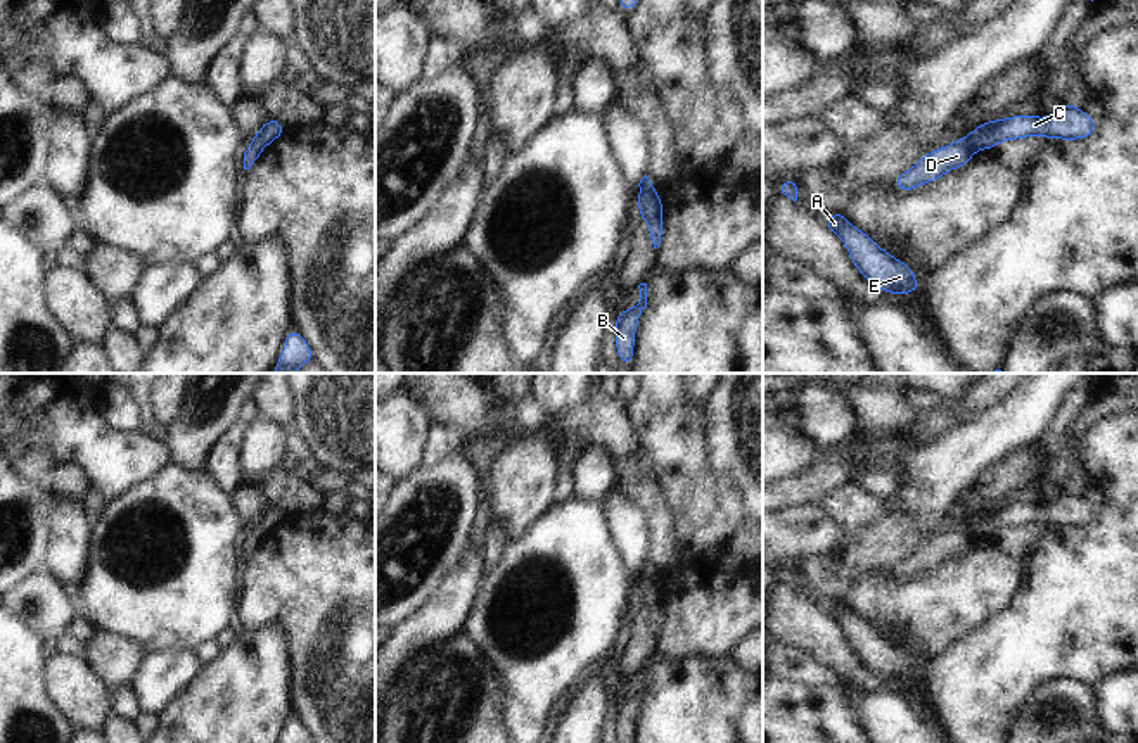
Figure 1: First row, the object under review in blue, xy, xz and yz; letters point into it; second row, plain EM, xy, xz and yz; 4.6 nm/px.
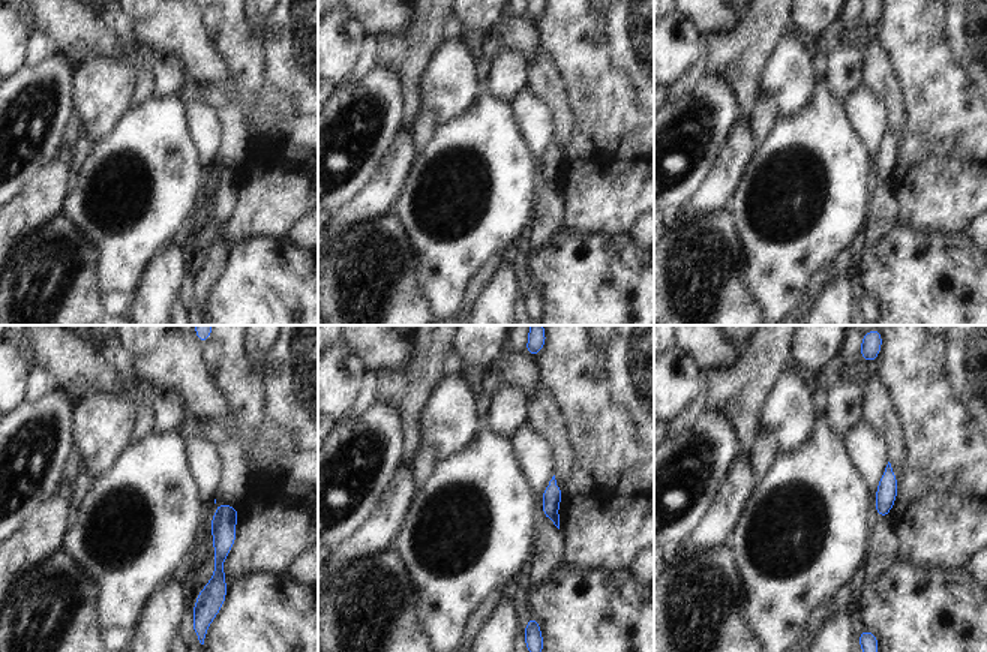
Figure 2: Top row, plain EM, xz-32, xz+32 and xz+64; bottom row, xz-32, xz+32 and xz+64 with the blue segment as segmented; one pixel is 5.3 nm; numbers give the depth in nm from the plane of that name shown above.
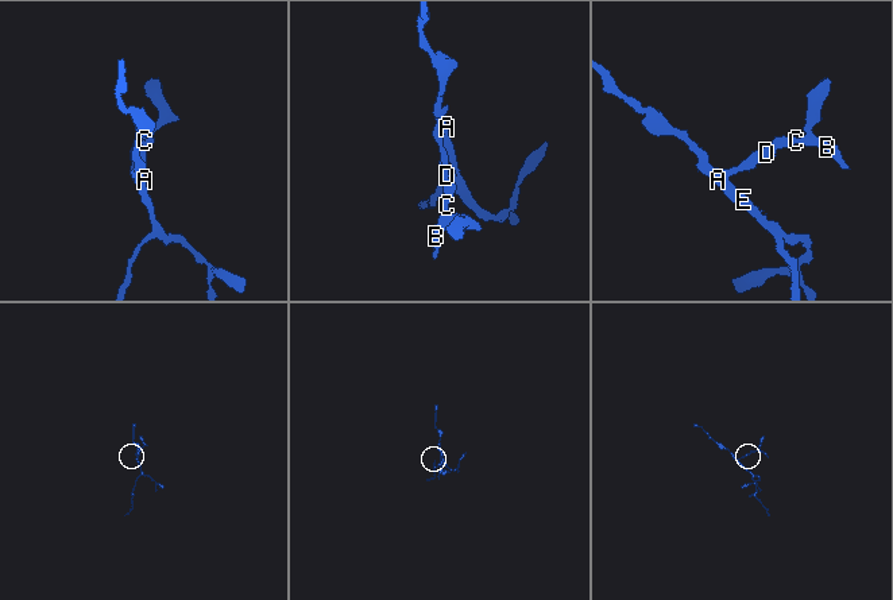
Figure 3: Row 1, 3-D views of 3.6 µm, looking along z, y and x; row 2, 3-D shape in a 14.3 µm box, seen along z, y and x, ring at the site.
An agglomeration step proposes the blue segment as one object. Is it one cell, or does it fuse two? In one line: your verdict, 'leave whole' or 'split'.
leave whole

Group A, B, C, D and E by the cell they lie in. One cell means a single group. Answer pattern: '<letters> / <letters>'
A B C D E

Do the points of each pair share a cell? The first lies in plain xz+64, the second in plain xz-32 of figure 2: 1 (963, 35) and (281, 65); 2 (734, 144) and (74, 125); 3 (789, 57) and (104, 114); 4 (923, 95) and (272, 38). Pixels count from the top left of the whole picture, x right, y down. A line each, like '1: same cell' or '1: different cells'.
1: same cell
2: different cells
3: same cell
4: different cells

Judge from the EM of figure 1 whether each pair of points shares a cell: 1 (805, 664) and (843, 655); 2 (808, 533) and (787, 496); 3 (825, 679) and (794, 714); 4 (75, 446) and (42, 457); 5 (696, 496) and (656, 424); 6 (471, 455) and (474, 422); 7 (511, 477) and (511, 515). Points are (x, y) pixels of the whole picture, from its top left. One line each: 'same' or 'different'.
1: different
2: different
3: different
4: different
5: same
6: different
7: same

